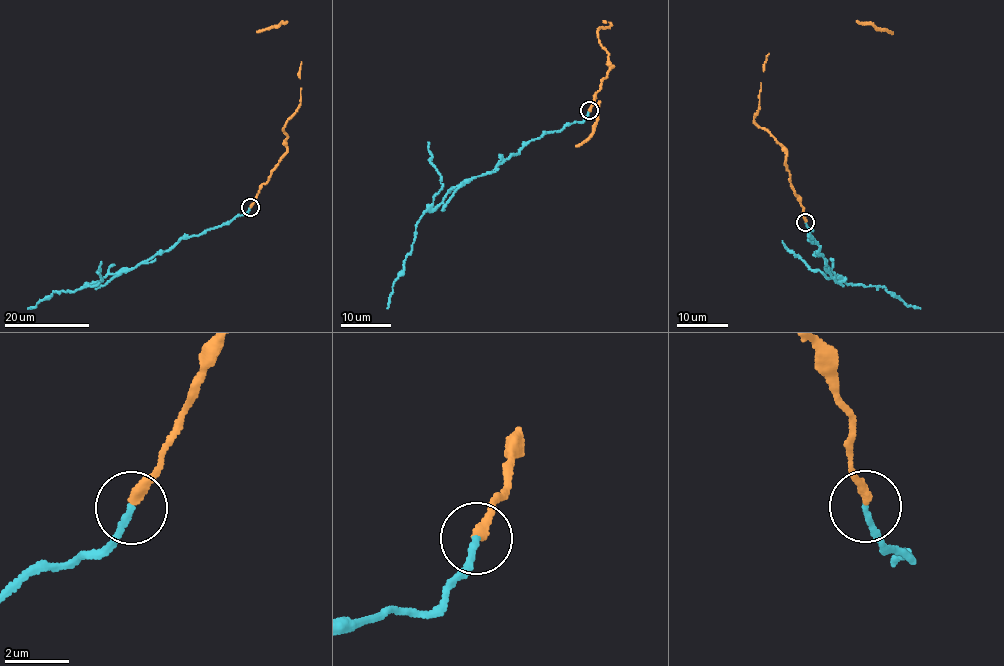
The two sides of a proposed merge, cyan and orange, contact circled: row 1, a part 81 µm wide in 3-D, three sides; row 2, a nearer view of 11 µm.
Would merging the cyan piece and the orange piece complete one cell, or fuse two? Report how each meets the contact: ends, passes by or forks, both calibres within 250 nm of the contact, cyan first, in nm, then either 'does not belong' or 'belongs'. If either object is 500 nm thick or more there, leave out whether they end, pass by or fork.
cyan ends | orange ends | 190/280 nm | does not belong

